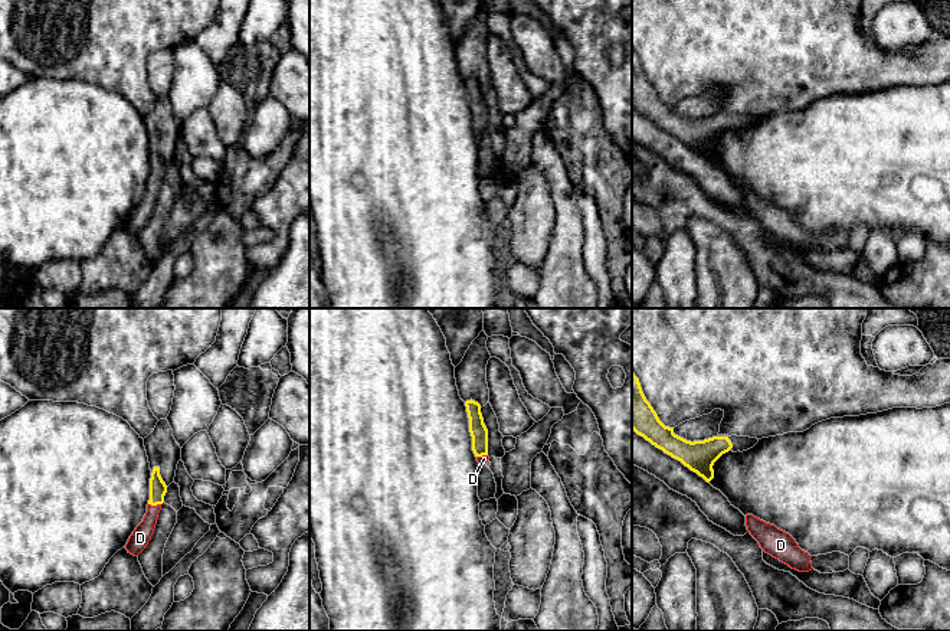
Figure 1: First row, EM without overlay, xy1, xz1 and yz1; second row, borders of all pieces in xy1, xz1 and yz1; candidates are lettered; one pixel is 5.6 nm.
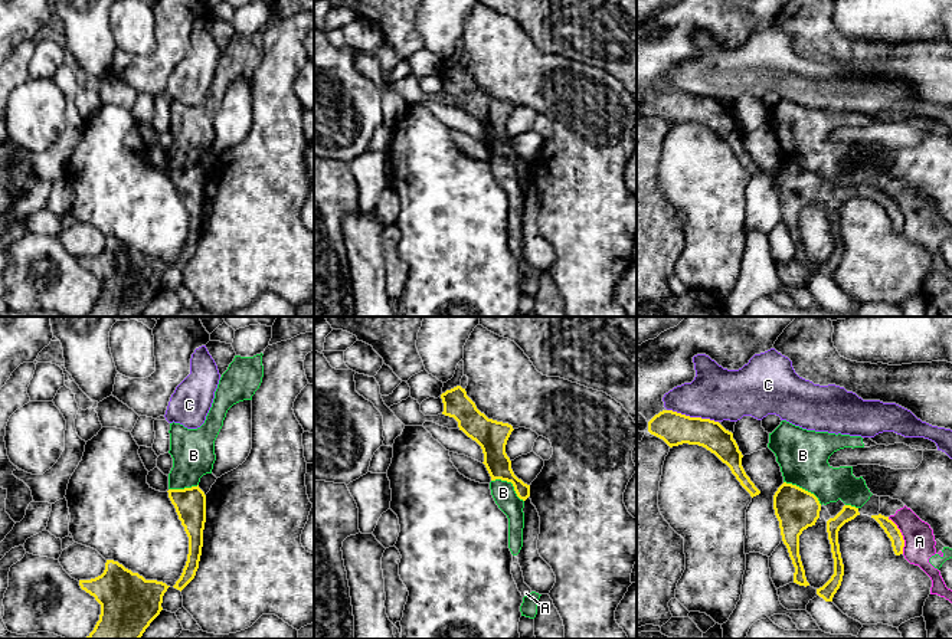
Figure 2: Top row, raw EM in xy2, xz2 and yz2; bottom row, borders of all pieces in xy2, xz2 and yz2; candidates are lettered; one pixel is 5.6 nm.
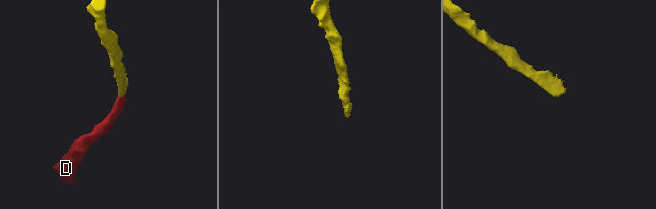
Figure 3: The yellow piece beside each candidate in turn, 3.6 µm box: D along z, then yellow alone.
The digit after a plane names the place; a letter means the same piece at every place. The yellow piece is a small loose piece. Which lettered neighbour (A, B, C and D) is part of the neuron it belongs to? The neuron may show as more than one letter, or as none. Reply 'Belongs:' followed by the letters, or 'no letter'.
Belongs: D

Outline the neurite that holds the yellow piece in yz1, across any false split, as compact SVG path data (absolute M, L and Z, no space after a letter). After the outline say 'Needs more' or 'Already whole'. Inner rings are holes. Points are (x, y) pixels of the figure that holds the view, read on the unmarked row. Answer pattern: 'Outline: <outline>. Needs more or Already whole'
Outline: M632 49L632 107L665 131L681 138L707 160L714 156L714 140L725 130L743 130L753 125L759 117L737 112L717 112L704 118L687 118L665 104L646 78L639 56Z. Needs more

